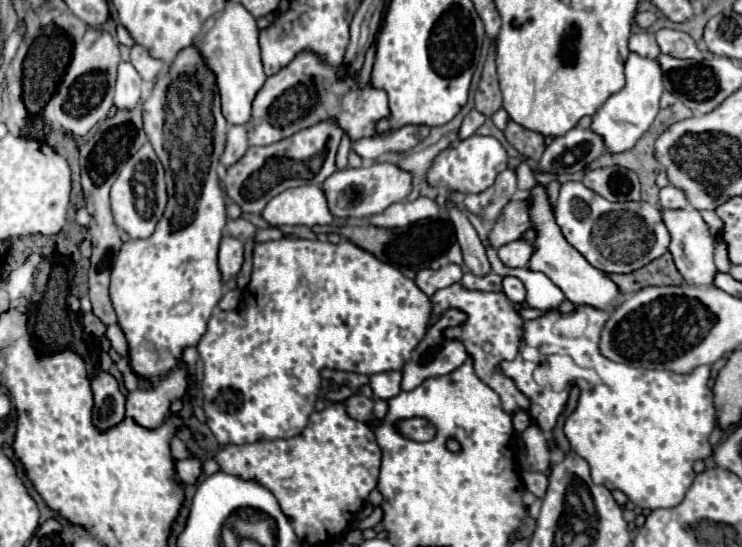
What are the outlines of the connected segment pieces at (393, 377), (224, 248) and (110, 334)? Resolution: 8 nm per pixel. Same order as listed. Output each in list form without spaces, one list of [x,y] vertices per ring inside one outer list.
[[[379,372],[371,376],[373,396],[379,400],[391,400],[401,392],[401,372]]]
[[[225,234],[219,248],[219,270],[223,280],[229,280],[233,274],[241,270],[243,264],[243,242]]]
[[[118,324],[108,326],[105,335],[109,340],[109,344],[111,344],[111,348],[119,356],[125,356],[127,354],[127,342],[125,342],[125,336]]]

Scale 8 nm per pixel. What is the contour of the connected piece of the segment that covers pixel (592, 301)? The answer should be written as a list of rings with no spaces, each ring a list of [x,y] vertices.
[[[535,186],[529,194],[533,206],[531,206],[531,220],[533,226],[537,230],[537,238],[535,238],[535,252],[529,260],[529,268],[543,272],[545,276],[549,276],[549,280],[553,284],[557,284],[561,288],[561,292],[565,294],[565,298],[569,302],[573,302],[575,306],[595,306],[597,310],[607,310],[607,308],[615,308],[619,306],[619,298],[621,298],[621,290],[619,286],[615,286],[615,282],[601,270],[595,270],[561,234],[559,226],[555,224],[553,212],[549,208],[549,200],[547,200],[547,192],[541,186]]]

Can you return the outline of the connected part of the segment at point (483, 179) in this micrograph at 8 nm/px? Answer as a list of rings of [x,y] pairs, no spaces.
[[[469,136],[465,140],[459,140],[455,148],[447,148],[445,152],[441,152],[431,170],[429,170],[429,184],[433,186],[443,186],[451,192],[459,190],[459,192],[483,192],[487,190],[493,182],[495,182],[495,176],[499,172],[503,172],[507,168],[507,152],[505,148],[499,144],[497,138],[493,136]]]

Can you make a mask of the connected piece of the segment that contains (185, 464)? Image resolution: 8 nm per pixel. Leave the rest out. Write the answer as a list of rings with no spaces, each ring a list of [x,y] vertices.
[[[185,458],[185,460],[175,460],[177,476],[183,486],[195,484],[199,474],[201,474],[201,460],[199,458]]]

